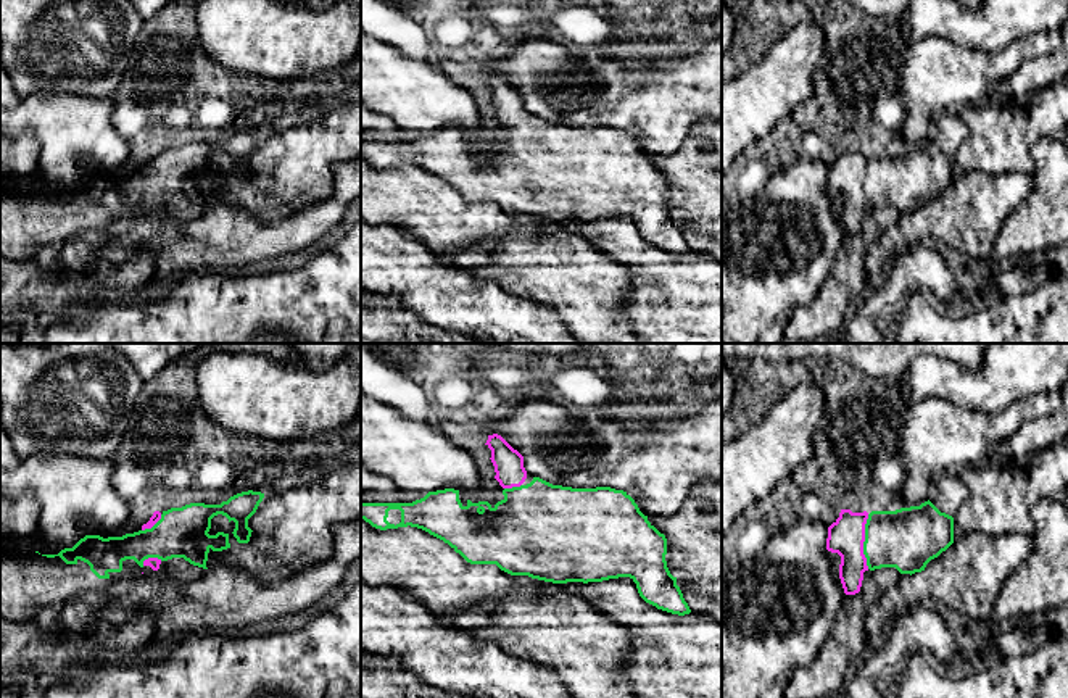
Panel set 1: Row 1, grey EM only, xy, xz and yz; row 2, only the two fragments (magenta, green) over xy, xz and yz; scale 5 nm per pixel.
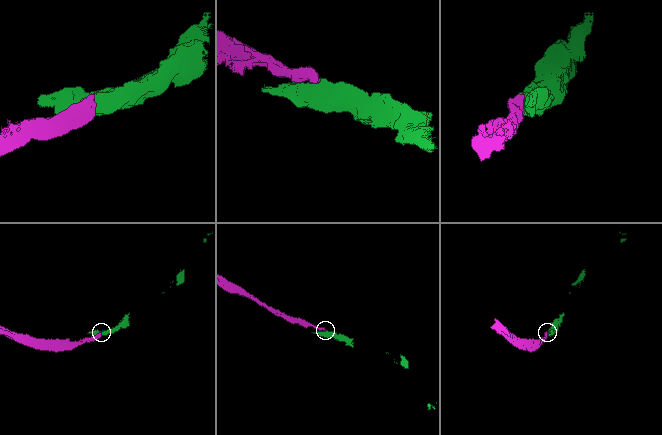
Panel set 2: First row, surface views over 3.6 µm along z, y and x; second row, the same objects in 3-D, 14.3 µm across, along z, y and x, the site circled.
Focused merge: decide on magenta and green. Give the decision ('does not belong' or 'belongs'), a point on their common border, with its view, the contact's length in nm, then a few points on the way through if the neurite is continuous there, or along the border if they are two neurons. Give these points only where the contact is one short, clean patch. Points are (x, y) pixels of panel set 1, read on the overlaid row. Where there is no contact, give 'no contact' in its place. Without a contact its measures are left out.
belongs; contact yz (864, 540); length 280 nm

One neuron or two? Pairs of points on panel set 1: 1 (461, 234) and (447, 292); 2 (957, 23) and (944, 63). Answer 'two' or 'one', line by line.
1: two
2: two

